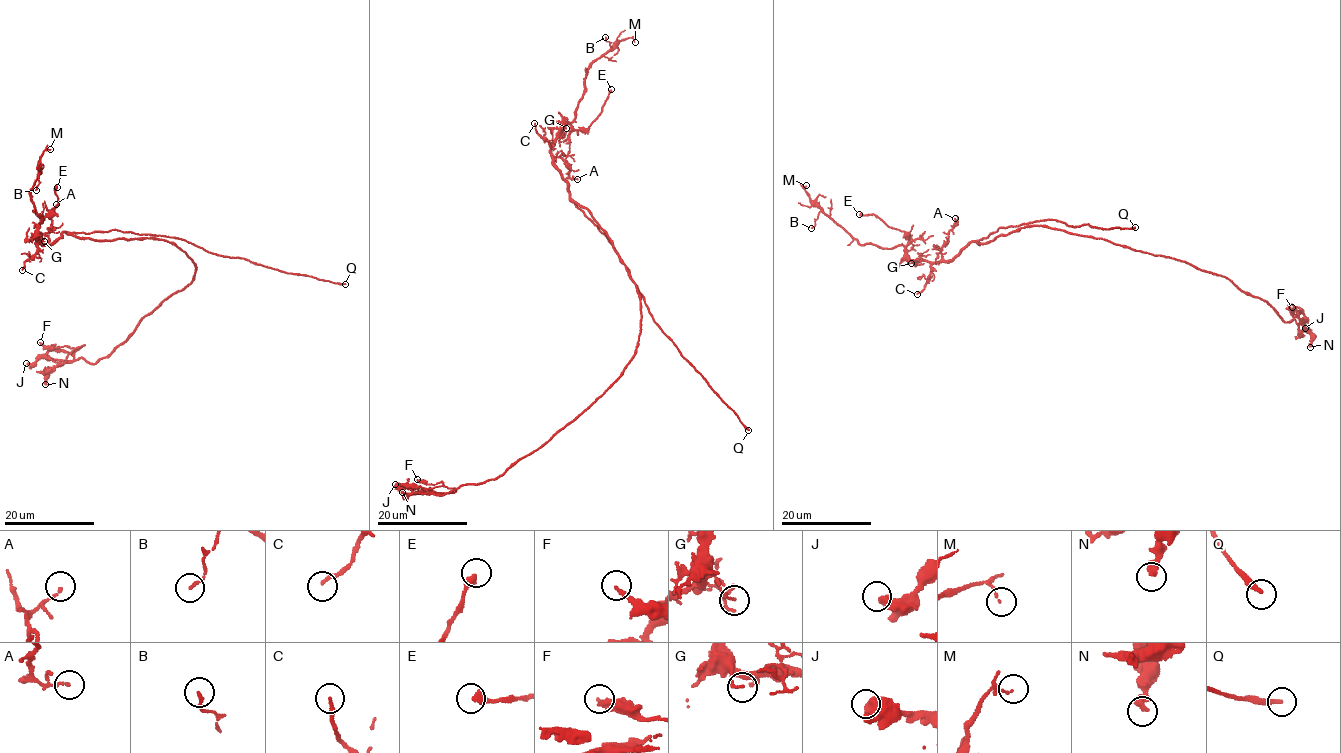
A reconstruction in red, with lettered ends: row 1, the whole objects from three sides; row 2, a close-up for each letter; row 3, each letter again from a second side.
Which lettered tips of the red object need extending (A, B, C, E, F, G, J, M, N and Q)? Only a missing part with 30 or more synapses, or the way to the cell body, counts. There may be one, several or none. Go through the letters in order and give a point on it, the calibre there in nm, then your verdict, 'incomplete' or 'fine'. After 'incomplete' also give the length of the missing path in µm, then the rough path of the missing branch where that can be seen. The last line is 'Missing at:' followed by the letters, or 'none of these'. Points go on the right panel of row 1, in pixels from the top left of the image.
A: (955, 218) | 120 nm | fine
B: (811, 228) | 140 nm | fine
C: (917, 294) | 180 nm | fine
E: (859, 214) | 360 nm | fine
F: (1292, 307) | 190 nm | fine
G: (911, 263) | 150 nm | fine
J: (1305, 328) | 500 nm | fine
M: (806, 185) | 100 nm | fine
N: (1310, 347) | 340 nm | fine
Q: (1135, 227) | 280 nm | incomplete | 20 µm | (1135, 227), (1178, 212), (1198, 230)
Missing at: Q

